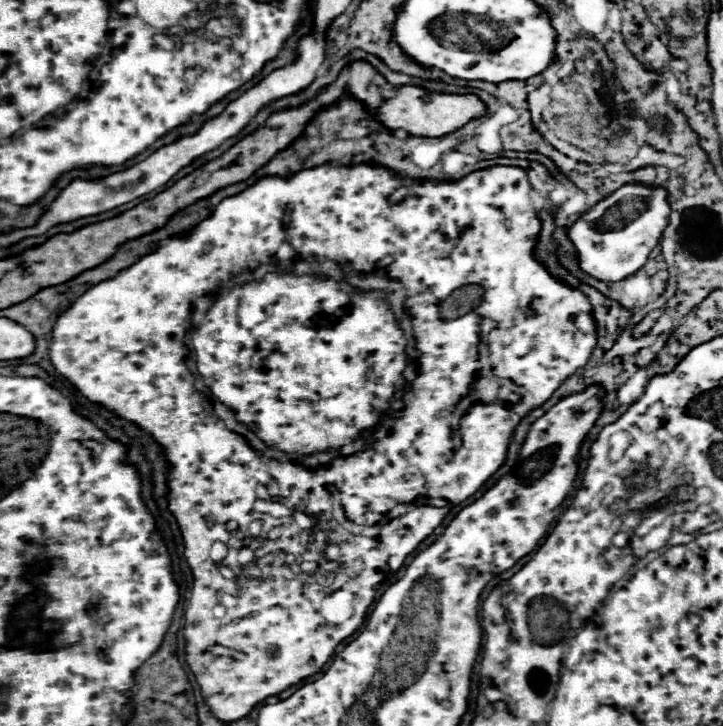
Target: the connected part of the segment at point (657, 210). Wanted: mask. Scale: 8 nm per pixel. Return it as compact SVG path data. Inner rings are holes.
M626 184L606 196L568 228L568 240L574 246L576 262L582 272L602 282L624 280L638 272L652 248L658 244L662 230L668 224L670 204L664 188L648 188L644 184Z

